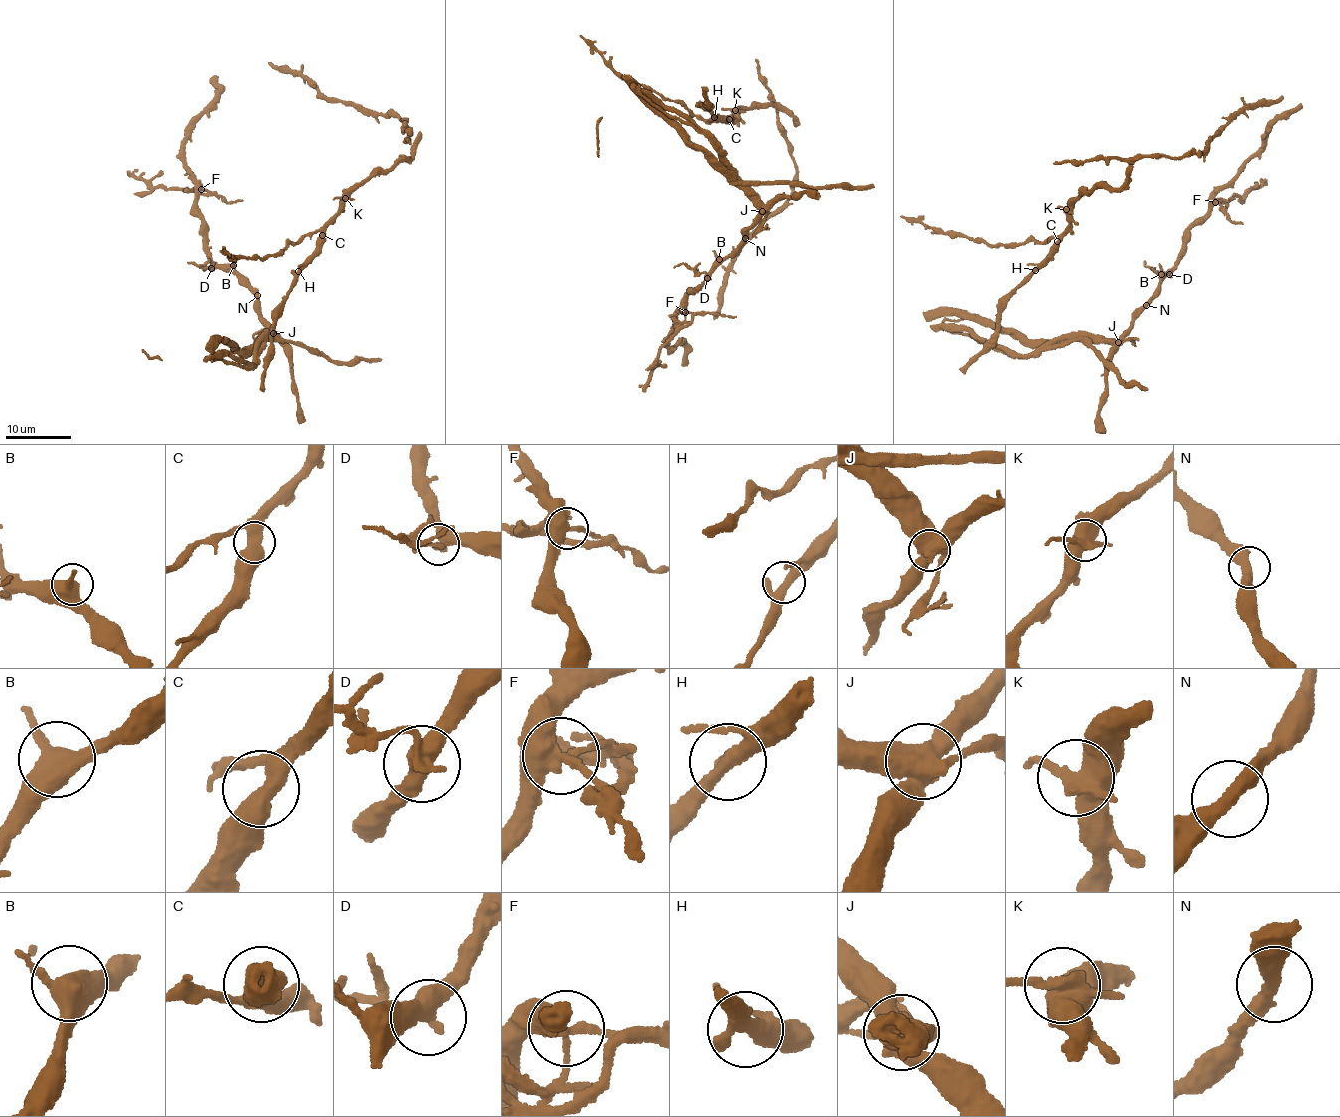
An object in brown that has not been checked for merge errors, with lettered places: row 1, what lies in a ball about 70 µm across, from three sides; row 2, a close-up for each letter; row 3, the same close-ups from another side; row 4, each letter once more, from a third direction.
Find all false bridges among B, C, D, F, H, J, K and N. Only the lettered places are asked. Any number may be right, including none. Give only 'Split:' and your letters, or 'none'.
Split: D, F, J

